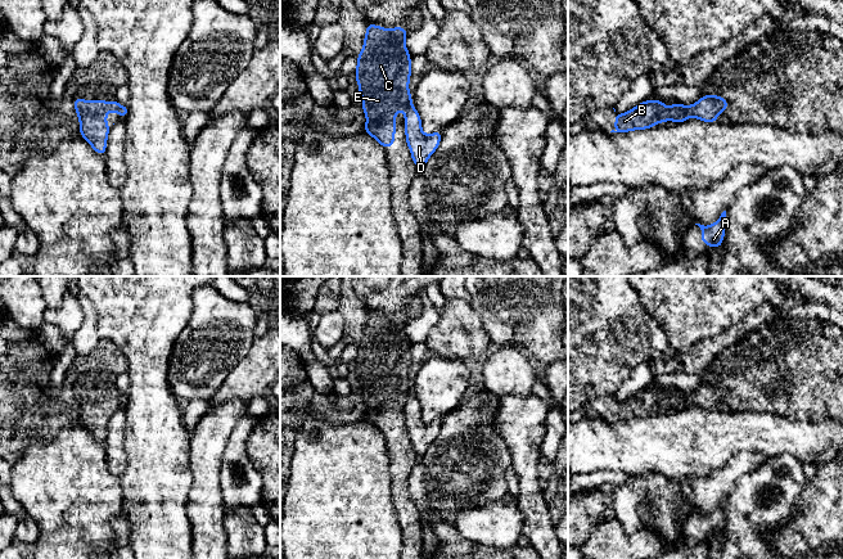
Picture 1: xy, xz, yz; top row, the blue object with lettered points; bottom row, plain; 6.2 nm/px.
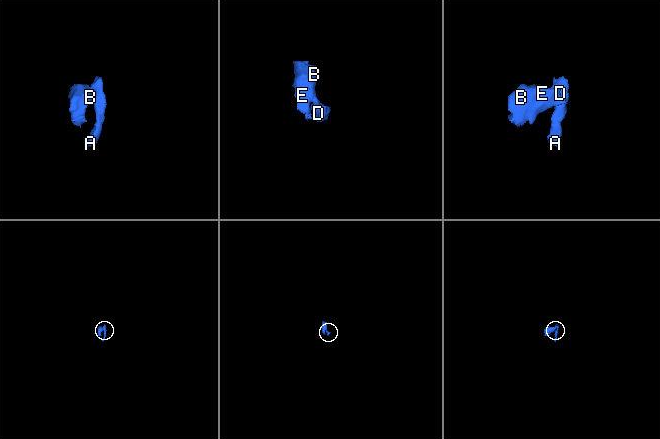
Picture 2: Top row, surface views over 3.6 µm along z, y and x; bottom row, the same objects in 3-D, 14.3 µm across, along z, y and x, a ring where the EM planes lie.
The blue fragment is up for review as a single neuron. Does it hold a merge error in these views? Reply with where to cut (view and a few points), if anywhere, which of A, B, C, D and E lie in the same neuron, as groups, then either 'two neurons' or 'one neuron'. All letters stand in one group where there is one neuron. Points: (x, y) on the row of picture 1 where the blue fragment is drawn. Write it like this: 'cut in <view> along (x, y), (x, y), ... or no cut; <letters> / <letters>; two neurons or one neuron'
cut in yz along (690, 106), (688, 115); A D / B C E; two neurons

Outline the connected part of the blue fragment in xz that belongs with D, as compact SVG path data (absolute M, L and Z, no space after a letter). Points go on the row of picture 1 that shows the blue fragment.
M413 104L405 113L406 144L411 150L411 159L418 168L425 166L441 143L442 131L427 135L422 131L422 118Z

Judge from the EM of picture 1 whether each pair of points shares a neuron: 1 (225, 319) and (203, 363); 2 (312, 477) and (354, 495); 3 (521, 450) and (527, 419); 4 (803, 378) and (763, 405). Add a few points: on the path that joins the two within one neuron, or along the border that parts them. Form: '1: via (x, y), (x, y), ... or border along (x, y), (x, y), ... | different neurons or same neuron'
1: via (222, 329), (204, 352) | same neuron
2: via (323, 477), (329, 477), (343, 491) | same neuron
3: via (523, 442), (523, 427) | same neuron
4: via (797, 390), (781, 404), (775, 404) | same neuron

